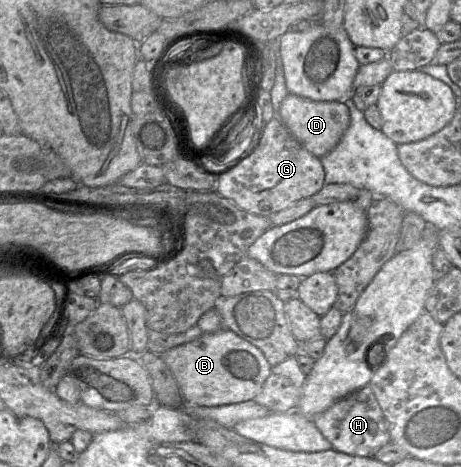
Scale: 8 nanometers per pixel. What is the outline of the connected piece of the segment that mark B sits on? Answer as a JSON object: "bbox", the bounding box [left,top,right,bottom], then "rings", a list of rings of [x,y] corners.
{"bbox":[163,328,272,407],"rings":[[[227,328],[173,347],[163,354],[163,360],[179,384],[185,407],[216,407],[253,400],[272,368],[258,347]]]}

